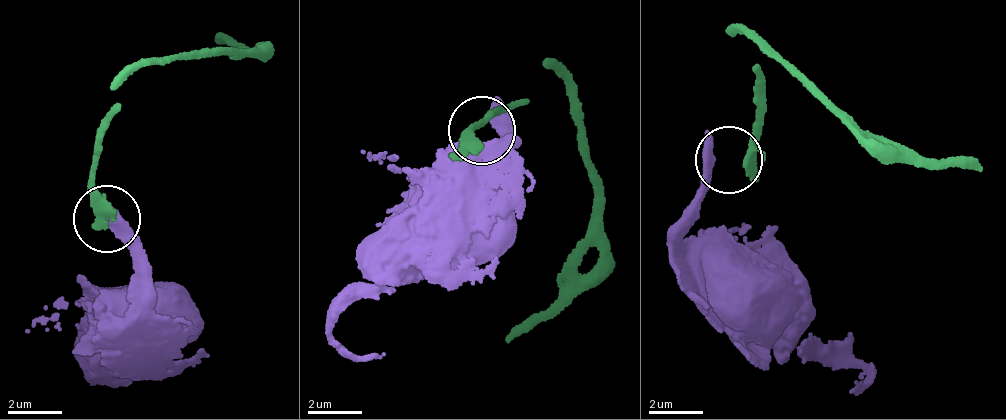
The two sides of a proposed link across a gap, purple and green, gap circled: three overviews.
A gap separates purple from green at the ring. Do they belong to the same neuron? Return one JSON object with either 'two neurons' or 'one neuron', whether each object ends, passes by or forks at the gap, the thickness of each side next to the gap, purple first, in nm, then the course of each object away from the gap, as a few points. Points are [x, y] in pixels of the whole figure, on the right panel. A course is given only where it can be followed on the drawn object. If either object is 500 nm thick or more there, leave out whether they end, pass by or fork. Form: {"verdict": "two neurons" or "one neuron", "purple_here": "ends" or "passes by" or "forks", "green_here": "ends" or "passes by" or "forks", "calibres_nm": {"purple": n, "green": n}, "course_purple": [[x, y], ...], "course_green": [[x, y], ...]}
{"verdict": "one neuron", "purple_here": "ends", "green_here": "passes by", "calibres_nm": {"purple": 480, "green": 300}, "course_purple": [[712, 158], [683, 265], [771, 305], [796, 333], [843, 352], [869, 376], [854, 384]], "course_green": [[742, 157], [753, 135], [759, 79], [740, 30], [837, 104], [874, 141], [917, 154], [981, 167]]}

